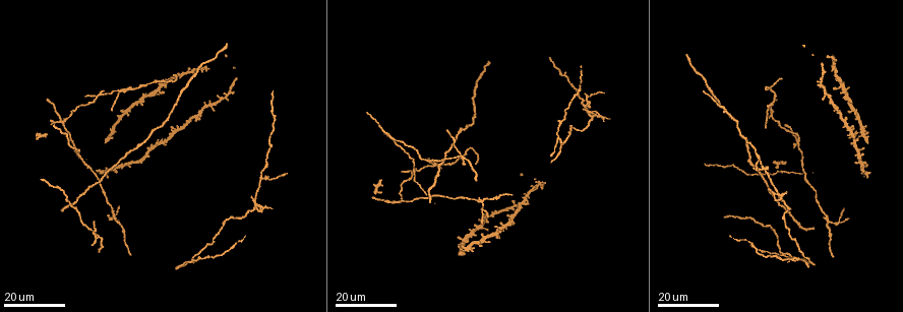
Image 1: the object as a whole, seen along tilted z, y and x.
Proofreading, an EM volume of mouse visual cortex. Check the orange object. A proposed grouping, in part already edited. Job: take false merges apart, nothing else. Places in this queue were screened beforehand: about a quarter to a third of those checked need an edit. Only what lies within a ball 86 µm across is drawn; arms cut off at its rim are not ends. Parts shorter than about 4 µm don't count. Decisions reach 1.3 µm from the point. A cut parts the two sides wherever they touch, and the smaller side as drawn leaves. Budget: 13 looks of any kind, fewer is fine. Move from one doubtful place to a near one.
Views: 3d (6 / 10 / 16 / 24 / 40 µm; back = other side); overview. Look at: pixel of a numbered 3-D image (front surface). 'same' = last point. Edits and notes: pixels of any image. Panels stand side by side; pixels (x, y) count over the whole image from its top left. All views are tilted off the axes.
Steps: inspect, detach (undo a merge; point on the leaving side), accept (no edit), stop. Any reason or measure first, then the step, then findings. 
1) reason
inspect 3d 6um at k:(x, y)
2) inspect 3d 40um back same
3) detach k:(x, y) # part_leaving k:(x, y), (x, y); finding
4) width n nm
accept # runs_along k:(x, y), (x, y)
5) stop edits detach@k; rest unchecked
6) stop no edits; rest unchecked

four or more arms meet
inspect 3d 24um at 1:(782, 252)

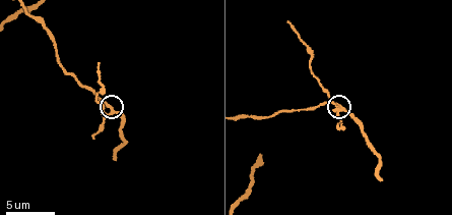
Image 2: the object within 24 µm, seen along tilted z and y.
closer look
inspect 3d 6um at 2:(113, 111)

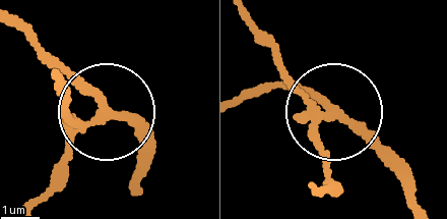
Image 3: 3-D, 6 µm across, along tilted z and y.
width 210 nm
detach 3:(62, 113) # part_leaving 3:(76, 130), (62, 86); a second neuron is stuck on

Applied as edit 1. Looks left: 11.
inspect overview

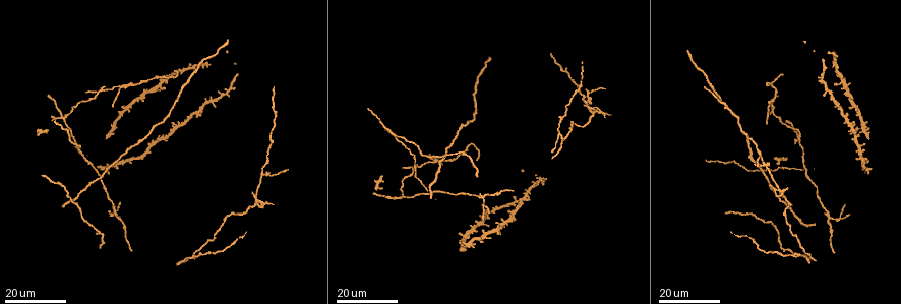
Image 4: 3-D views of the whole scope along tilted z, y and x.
arms run side by side
inspect 3d 16um at 4:(831, 217)

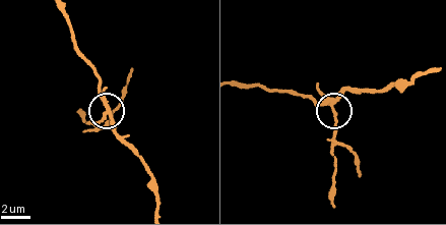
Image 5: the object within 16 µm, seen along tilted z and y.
inspect 3d 10um at 5:(332, 103)

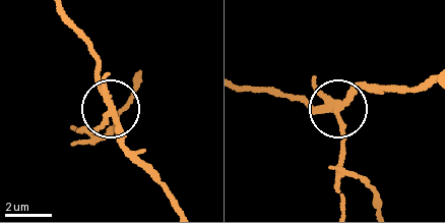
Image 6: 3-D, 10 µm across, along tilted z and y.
inspect 3d 6um at 6:(338, 112)

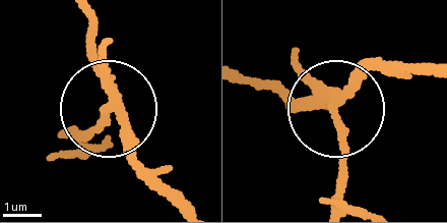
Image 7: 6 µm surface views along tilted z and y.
arms 4
detach 7:(102, 53) # a second neuron is stuck on

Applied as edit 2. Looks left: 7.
inspect overview

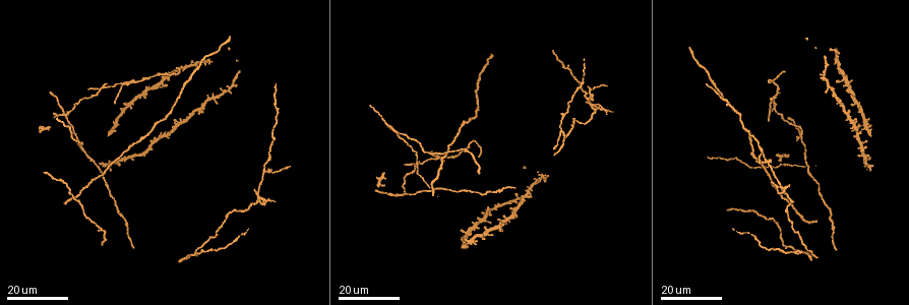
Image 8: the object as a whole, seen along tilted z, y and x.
four or more arms meet
inspect 3d 24um at 8:(65, 114)

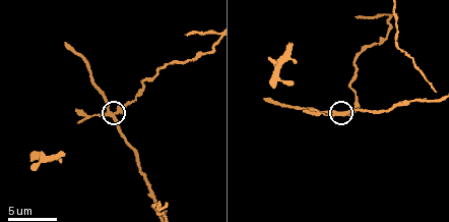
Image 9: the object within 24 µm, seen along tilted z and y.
inspect 3d 10um at 9:(117, 111)

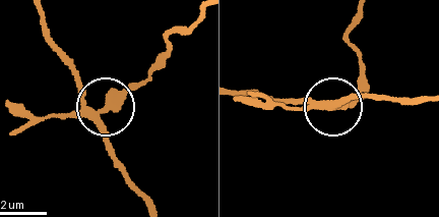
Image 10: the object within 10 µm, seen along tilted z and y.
closer look
inspect 3d 6um at 10:(102, 109)

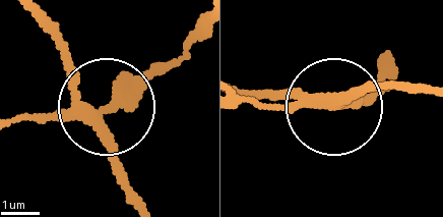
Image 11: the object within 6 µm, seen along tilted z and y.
arms 4
detach 11:(134, 94) # part_leaving 11:(88, 113), (122, 105), (202, 36); two neurons meet here

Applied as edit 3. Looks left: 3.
inspect overview

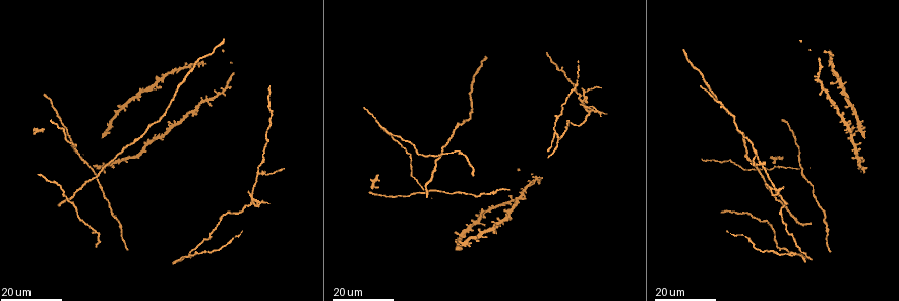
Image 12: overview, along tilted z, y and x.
three arms meet
inspect 3d 24um at 12:(803, 169)

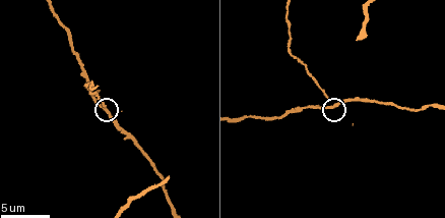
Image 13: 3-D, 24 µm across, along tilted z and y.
inspect 3d 6um at 13:(327, 109)

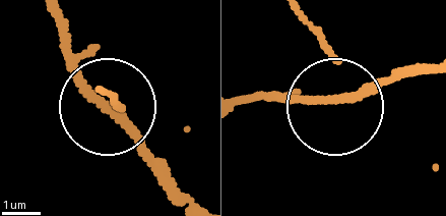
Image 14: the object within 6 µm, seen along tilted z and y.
width 170 nm
detach 14:(114, 103) # a second neuron is stuck on

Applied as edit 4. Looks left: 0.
stop edits detach@3, detach@7, detach@11, detach@14; rest unchecked

